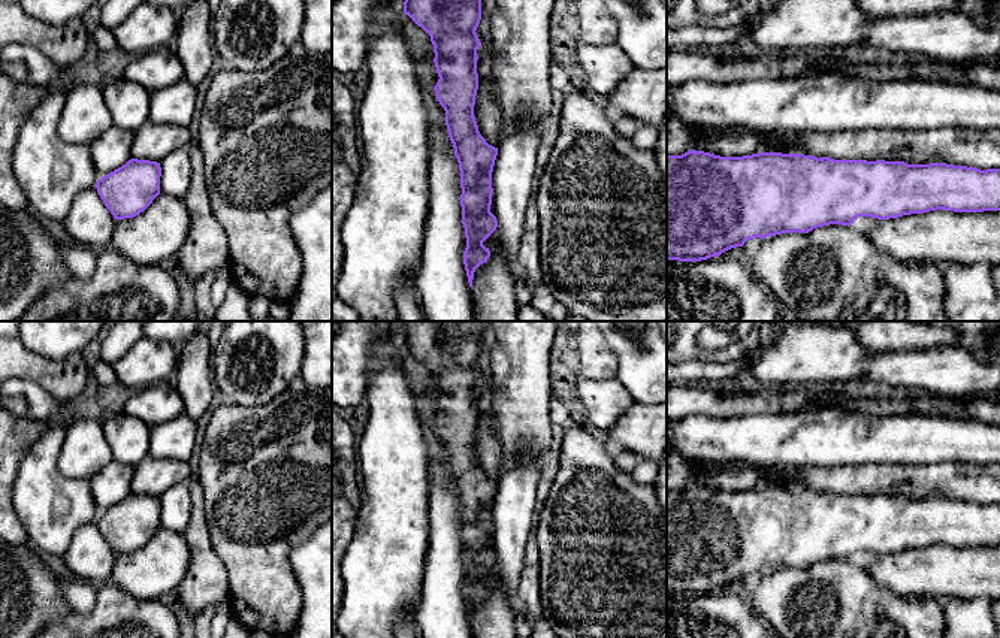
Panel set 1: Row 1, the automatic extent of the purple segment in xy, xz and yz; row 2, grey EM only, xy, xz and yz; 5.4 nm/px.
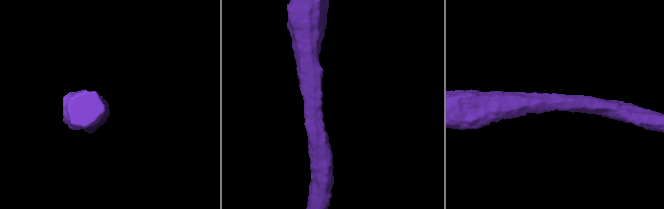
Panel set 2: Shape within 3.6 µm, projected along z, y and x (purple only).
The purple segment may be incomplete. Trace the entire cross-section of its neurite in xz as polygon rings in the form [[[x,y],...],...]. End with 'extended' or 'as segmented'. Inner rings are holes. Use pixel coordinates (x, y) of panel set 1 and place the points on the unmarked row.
[[[404,321],[404,326],[404,348],[430,371],[433,380],[433,397],[439,411],[433,424],[436,435],[445,445],[445,460],[460,505],[462,559],[466,572],[463,599],[472,623],[475,604],[490,592],[490,586],[483,577],[498,562],[496,551],[490,547],[492,507],[498,483],[489,480],[480,469],[474,451],[478,424],[477,384],[481,380],[475,365],[481,354],[481,335],[489,329],[490,321]]]; as segmented

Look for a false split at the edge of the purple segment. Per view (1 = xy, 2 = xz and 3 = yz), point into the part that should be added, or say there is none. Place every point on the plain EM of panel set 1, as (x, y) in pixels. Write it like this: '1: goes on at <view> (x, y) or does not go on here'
1: does not go on here
2: does not go on here
3: does not go on here

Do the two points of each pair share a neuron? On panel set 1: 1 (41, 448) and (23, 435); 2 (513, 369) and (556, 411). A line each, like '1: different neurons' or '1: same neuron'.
1: different neurons
2: different neurons

